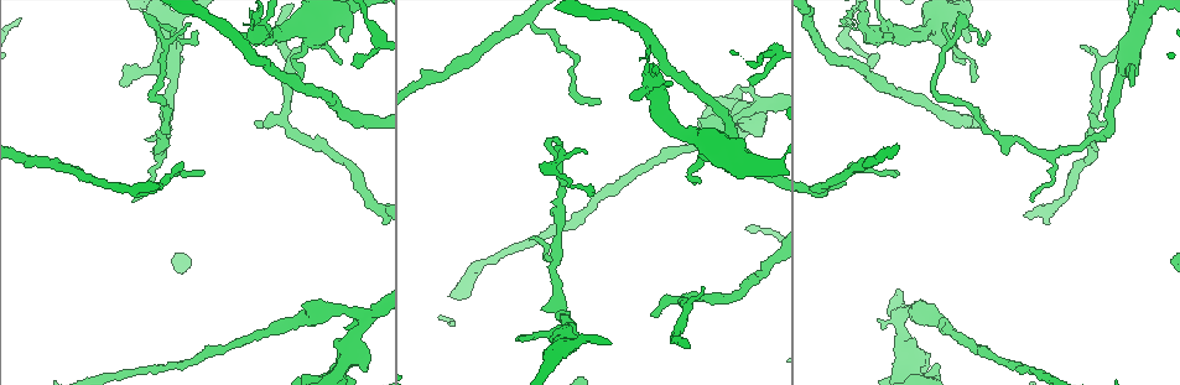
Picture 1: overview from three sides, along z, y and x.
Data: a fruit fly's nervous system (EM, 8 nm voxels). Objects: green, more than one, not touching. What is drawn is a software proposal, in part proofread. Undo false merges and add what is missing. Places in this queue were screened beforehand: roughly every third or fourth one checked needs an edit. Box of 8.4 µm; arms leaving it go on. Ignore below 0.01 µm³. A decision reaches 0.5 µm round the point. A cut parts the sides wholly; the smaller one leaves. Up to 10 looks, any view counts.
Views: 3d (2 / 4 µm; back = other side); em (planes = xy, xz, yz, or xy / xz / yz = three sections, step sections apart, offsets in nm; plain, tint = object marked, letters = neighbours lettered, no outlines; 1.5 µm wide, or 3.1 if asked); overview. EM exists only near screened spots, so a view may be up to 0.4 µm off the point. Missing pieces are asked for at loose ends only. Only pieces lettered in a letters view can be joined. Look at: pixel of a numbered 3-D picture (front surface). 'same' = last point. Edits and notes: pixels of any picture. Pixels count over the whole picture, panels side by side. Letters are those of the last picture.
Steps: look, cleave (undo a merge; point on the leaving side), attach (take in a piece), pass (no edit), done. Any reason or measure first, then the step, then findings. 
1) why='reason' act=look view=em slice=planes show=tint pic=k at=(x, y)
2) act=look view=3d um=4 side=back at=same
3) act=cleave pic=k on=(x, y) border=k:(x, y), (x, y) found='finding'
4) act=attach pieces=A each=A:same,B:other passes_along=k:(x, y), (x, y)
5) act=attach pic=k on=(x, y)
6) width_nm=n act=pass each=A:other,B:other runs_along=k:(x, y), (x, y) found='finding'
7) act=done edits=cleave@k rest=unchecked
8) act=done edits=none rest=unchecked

why='branch stops here' act=look view=em slice=planes show=letters pic=1 at=(1080, 45)

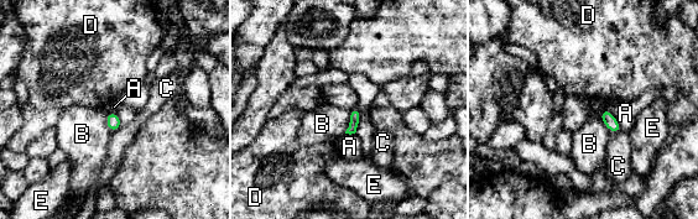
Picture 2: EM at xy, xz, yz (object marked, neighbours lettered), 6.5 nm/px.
act=pass each=A:other,B:other,C:other,D:other,E:other border=2:(350, 110), (350, 121), (344, 133) found='none of them fits'

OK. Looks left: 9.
why='an open end' act=look view=em slice=xy step=8 show=letters pic=1 at=(358, 65)

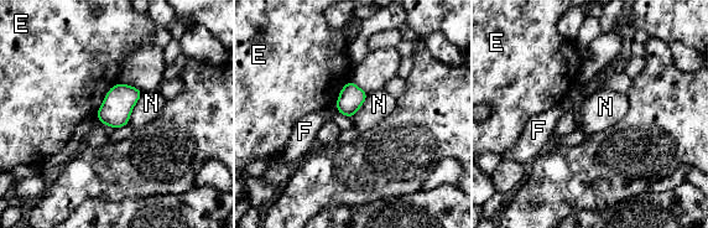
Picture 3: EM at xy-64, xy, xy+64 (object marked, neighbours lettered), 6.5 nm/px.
act=pass each=E:other,F:other,N:other found='no lettered piece goes on from it'

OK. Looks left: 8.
why='branch stops here' act=look view=3d um=4 pic=1 at=(897, 172)

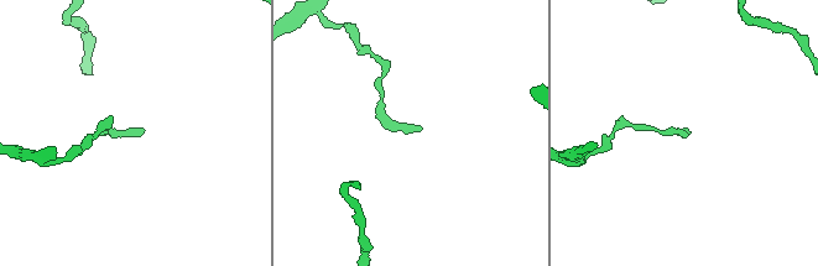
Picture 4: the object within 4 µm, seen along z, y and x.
why='need the tissue' act=look view=em slice=planes show=letters pic=4 at=(685, 132)

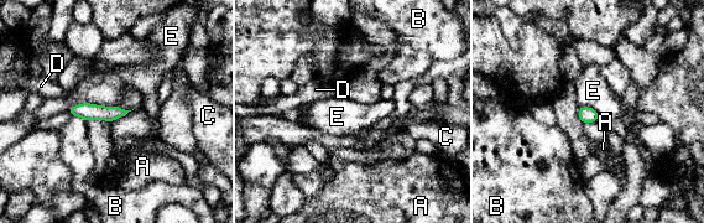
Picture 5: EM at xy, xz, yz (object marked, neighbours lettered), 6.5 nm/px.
act=pass each=A:other,B:other,C:other,D:other,E:other runs_along=5:(73, 110), (121, 113) found='none of them fits'

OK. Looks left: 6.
why='abrupt turn' act=look view=3d um=4 pic=1 at=(814, 196)

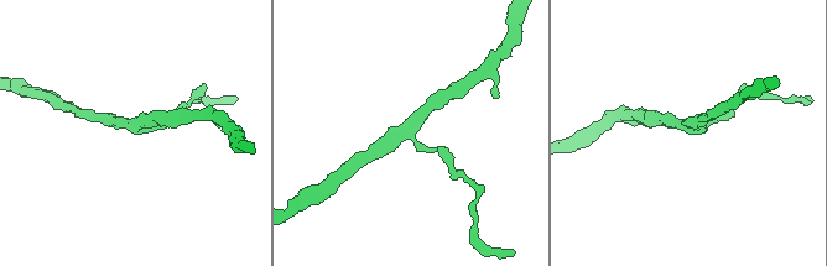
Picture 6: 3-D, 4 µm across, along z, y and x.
why='now the EM' act=look view=em slice=planes show=letters pic=6 at=(133, 129)

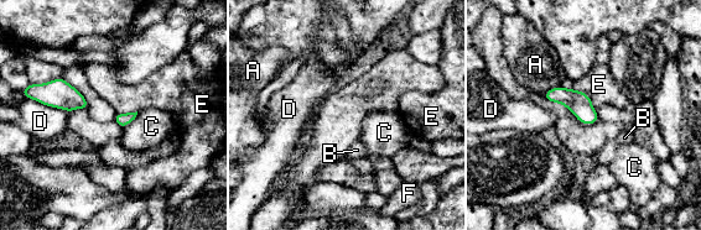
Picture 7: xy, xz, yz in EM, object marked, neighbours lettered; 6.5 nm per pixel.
act=pass each=A:other,B:other,C:other,D:other,E:other,F:other border=7:(574, 88), (583, 92), (596, 110) found='all the same cell'

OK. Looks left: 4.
act=done edits=none rest=unchecked

